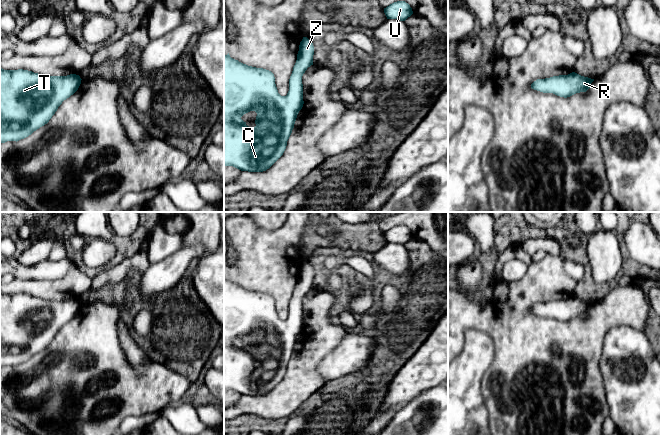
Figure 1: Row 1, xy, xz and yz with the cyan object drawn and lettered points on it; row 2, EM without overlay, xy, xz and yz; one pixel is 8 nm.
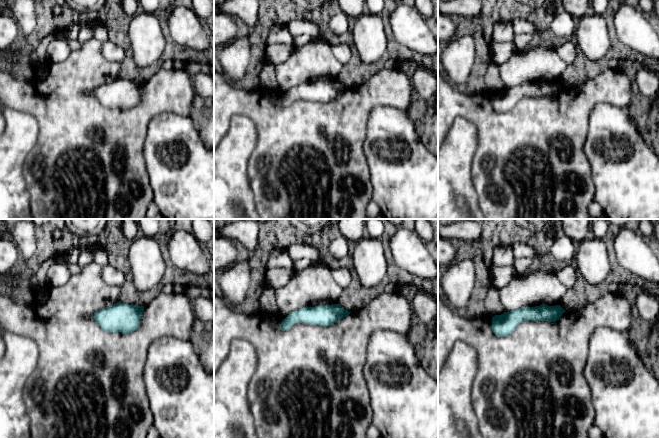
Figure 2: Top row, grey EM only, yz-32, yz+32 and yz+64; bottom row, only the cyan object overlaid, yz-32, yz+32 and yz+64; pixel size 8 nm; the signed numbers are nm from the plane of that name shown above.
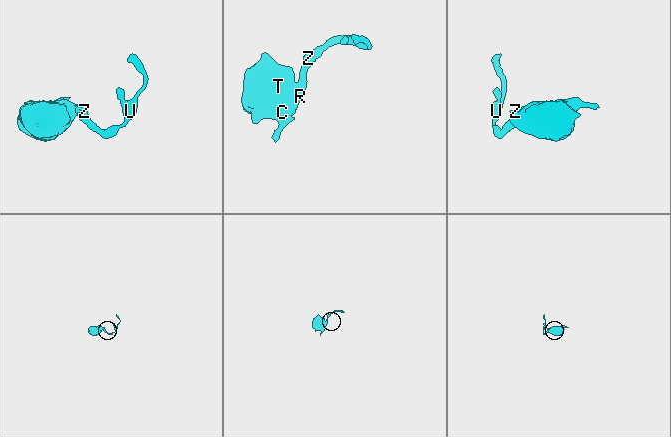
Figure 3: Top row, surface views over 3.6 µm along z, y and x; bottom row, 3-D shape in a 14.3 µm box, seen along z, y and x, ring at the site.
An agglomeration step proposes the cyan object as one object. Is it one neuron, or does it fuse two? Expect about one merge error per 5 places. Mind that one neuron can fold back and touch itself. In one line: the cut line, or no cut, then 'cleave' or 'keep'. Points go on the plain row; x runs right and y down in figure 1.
cut none; keep

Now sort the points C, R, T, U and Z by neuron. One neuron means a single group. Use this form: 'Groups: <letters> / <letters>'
Groups: C R T U Z

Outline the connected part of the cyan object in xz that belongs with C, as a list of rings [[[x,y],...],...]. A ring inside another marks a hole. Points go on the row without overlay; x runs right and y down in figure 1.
[[[303,261],[286,320],[278,317],[271,295],[243,288],[231,282],[229,277],[224,279],[224,390],[233,390],[241,395],[263,396],[283,379],[304,328],[302,300],[313,289],[313,279],[313,267]],[[250,335],[257,337],[255,351],[247,350],[241,343]]]

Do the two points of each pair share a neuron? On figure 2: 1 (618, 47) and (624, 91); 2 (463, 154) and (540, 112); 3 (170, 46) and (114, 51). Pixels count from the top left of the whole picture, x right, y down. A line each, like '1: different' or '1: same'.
1: different
2: different
3: different

